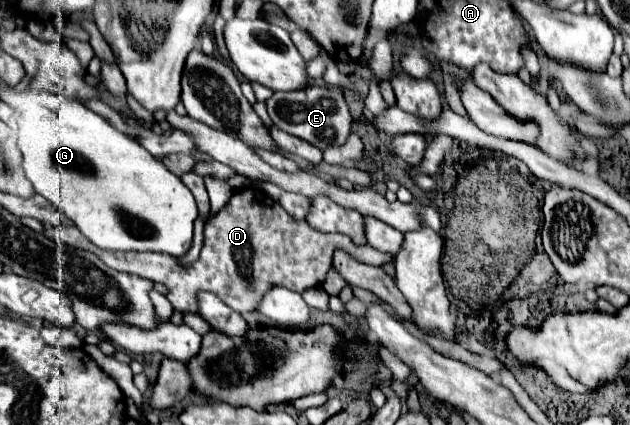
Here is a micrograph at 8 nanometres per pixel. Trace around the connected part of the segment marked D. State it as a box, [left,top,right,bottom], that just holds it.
[44,187,394,315]

